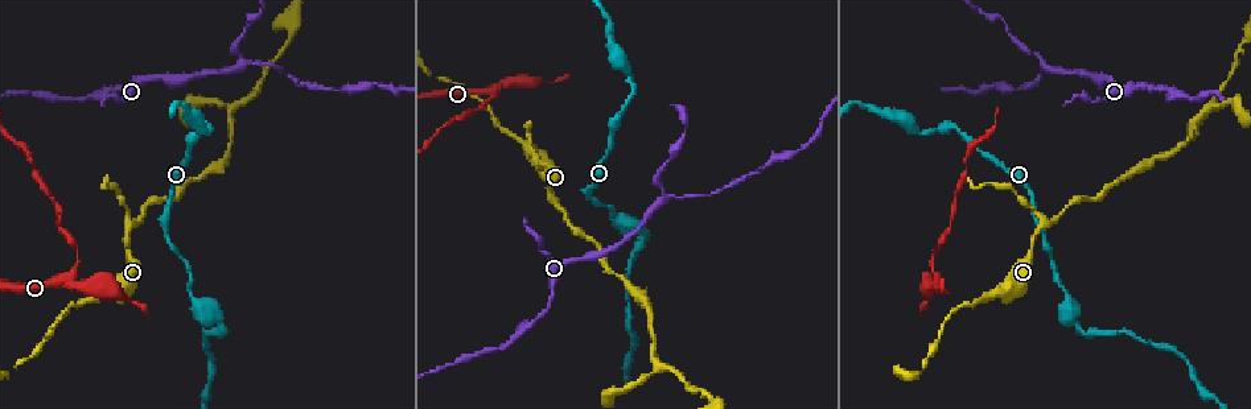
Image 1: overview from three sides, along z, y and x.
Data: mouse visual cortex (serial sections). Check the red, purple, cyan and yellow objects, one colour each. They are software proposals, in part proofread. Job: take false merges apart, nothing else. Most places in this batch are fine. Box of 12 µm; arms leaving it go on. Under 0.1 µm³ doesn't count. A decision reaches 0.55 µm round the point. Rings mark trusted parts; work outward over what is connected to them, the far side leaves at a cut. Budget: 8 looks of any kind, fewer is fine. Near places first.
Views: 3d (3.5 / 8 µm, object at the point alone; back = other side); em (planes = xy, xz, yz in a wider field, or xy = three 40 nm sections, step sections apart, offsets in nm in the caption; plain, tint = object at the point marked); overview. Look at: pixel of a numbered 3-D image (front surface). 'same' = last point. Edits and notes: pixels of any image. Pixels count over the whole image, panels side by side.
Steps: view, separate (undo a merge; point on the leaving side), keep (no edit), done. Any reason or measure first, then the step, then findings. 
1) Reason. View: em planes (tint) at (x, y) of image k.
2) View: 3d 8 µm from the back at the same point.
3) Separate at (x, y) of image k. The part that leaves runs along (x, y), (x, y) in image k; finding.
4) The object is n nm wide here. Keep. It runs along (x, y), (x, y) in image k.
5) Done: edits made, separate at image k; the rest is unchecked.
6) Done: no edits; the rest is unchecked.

Narrows sharply. View: 3d 3.5 µm at (564, 213) of image 1.

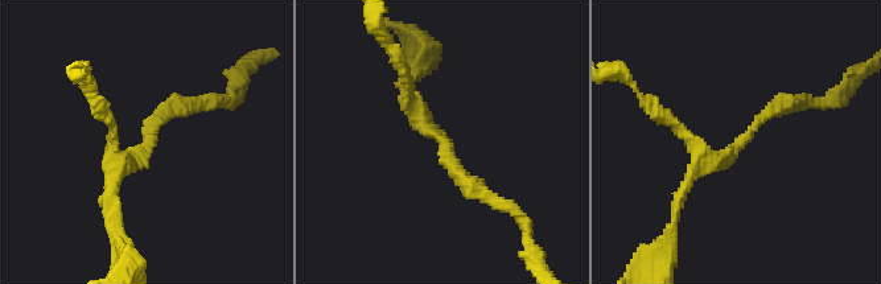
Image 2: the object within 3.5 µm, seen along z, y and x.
View: em xy step 5 (tint) at (144, 146) of image 2.

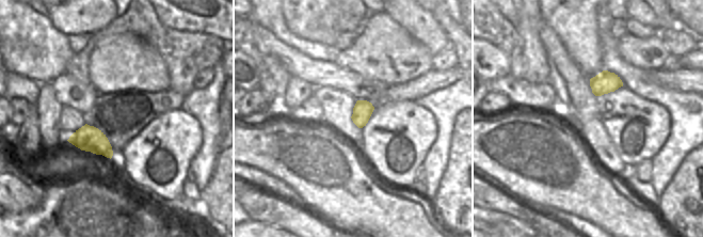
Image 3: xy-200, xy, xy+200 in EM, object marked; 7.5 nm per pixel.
Keep. It runs along (678, 198), (705, 161), (790, 105) in image 2; continuous, no second cell.

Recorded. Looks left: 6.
Abrupt turn. View: 3d 8 µm at (648, 231) of image 1.

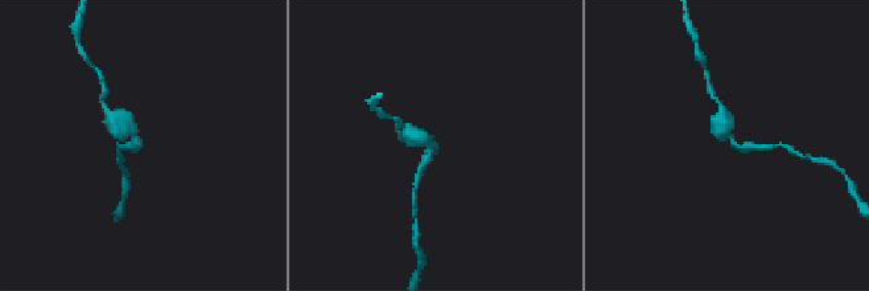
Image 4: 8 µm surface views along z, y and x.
The arms are 200, 450 nm wide; now the EM. View: em planes (tint) at (137, 144) of image 4.

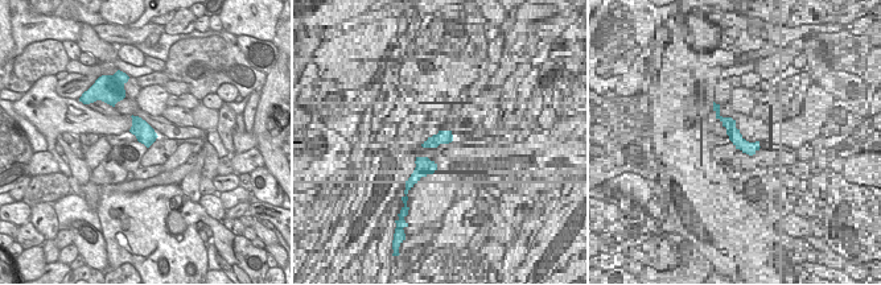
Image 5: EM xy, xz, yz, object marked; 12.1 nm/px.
Keep. One cell here.

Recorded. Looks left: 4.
Branch point. View: 3d 3.5 µm from the back at (244, 63) of image 1.

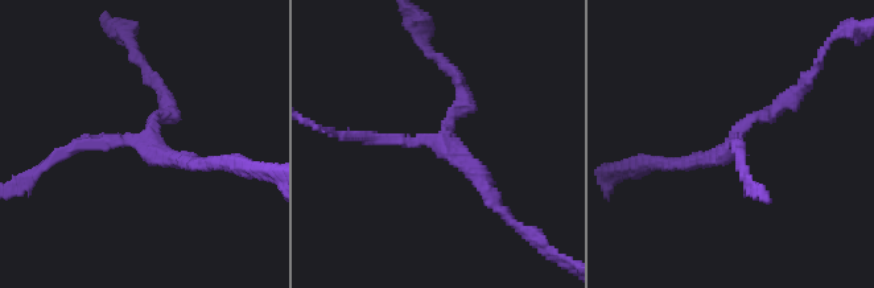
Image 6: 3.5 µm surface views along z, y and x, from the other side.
3 arms meet here; the arms are 150, 200, 200 nm wide; shape alone is not enough. View: em xy step 3 (tint) at (442, 142) of image 6.

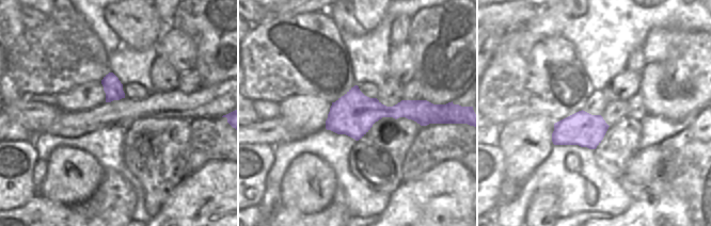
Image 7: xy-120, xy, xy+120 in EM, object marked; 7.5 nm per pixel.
View: em xy step 1 (tint) at the same point.

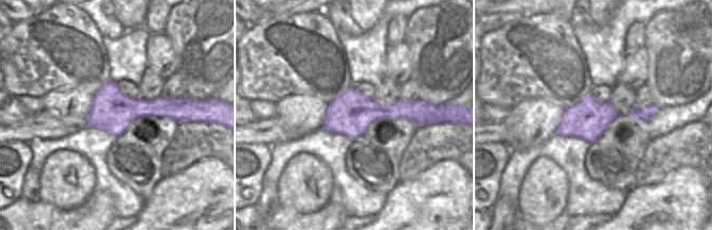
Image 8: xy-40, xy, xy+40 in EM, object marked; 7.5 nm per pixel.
The object is 320 nm wide here. Keep. It runs along (501, 206), (440, 143), (354, 136) in image 6; one cell here.

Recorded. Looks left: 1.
Done: no edits; the rest is unchecked.

